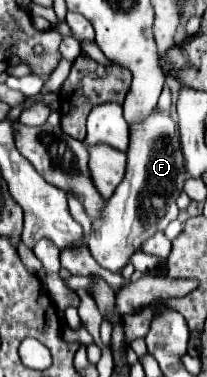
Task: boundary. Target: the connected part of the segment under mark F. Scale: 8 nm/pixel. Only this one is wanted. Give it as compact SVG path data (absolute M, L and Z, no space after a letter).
M153 110L145 120L131 124L129 130L127 172L113 196L105 202L101 218L93 222L87 240L91 256L101 268L111 272L119 272L147 238L165 230L167 224L177 218L177 196L183 192L183 184L189 178L181 152L179 126L167 112Z

